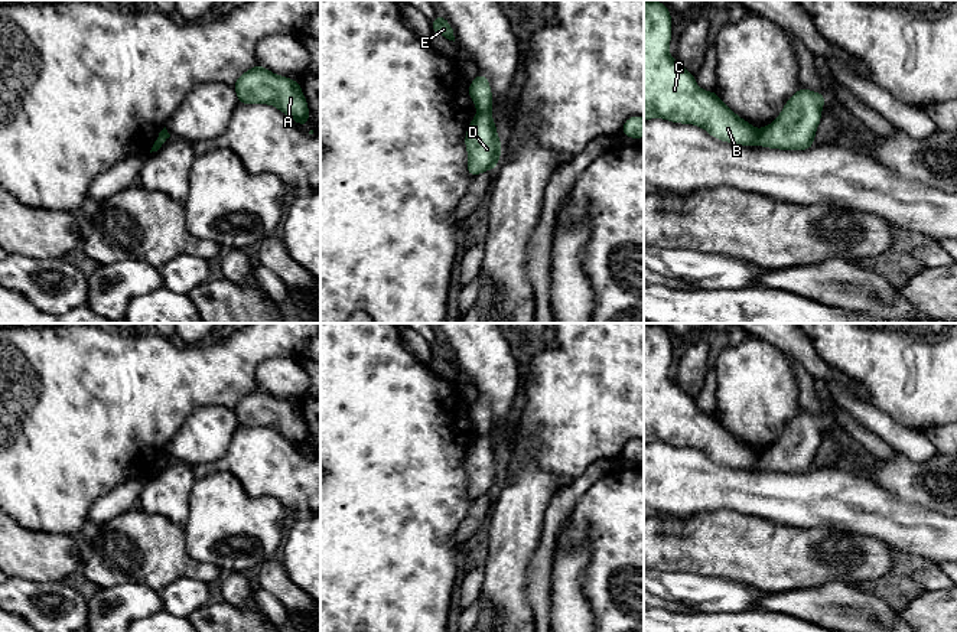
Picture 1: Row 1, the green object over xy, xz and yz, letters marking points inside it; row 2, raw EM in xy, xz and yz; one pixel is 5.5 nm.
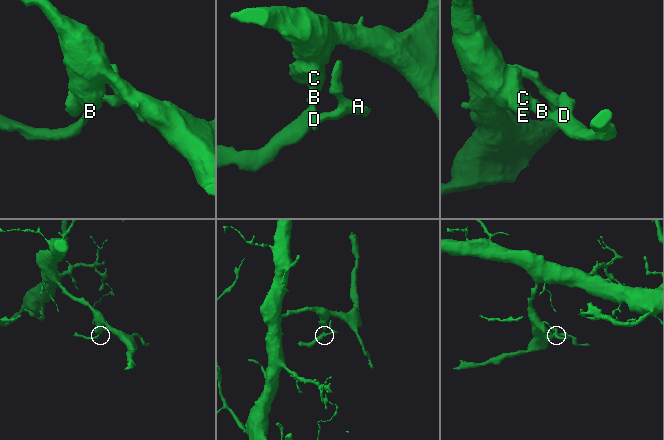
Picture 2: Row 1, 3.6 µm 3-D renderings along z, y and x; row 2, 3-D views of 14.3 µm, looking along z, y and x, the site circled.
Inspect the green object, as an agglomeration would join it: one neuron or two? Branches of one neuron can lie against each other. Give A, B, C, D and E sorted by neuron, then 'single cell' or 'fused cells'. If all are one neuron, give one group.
groups A D / B C E; fused cells

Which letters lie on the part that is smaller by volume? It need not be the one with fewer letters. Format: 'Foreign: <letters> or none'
Foreign: A, D

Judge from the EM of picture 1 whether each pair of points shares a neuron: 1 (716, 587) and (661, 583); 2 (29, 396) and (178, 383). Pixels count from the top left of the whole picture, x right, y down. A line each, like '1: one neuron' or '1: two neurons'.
1: one neuron
2: one neuron

